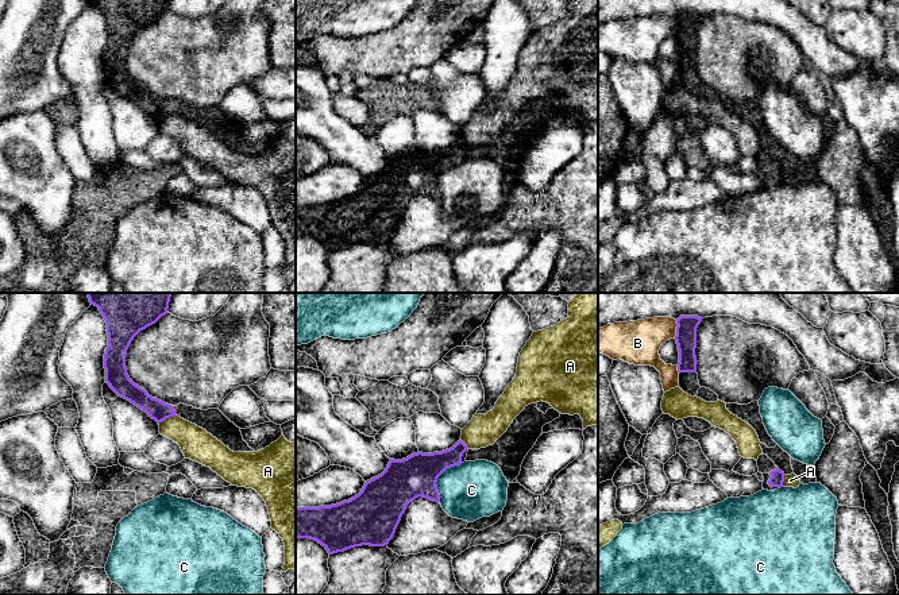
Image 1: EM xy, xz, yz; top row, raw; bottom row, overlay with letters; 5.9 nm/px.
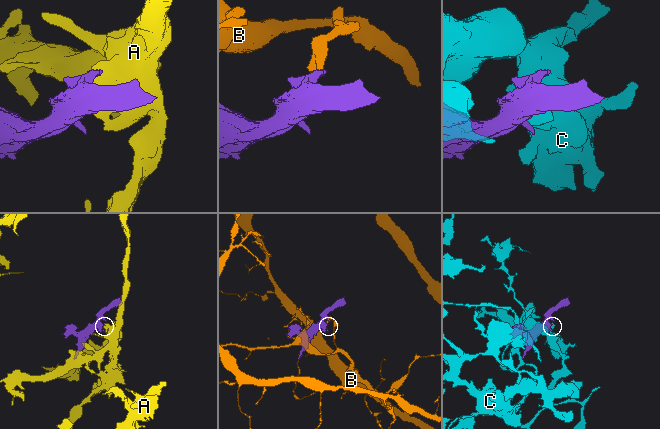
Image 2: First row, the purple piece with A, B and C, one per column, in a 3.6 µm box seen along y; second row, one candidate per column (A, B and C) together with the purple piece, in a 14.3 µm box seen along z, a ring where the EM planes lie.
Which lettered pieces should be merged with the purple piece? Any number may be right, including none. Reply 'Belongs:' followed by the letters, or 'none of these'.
Belongs: none of these

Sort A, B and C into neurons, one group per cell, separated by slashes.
A / B / C

